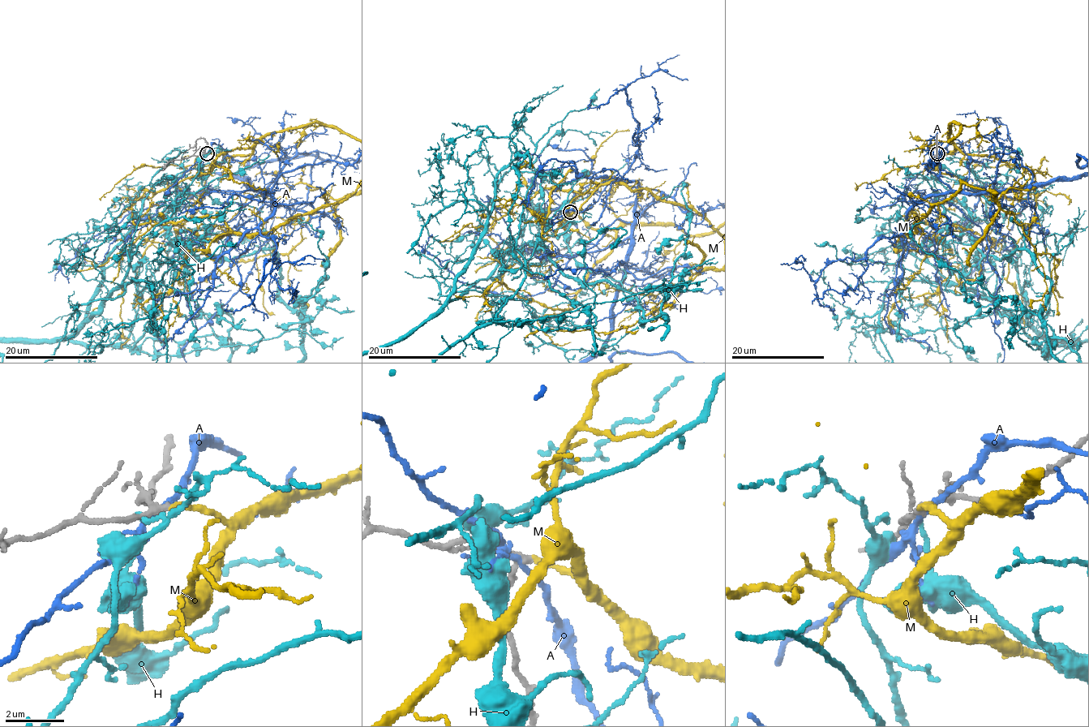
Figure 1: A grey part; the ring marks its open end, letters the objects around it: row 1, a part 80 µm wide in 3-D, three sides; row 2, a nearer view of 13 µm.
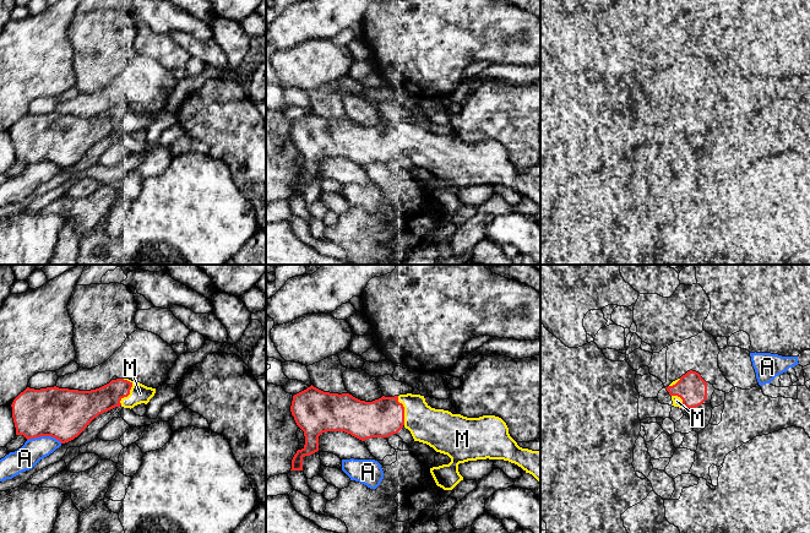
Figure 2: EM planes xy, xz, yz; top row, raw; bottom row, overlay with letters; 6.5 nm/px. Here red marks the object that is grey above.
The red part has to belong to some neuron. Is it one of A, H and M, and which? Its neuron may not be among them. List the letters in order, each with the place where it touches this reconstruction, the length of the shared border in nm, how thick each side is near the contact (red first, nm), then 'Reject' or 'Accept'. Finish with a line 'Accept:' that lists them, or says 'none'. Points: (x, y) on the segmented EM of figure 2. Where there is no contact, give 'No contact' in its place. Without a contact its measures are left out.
A: Touches red at xy (44, 435). Shared border 240 nm. Thickness 340 nm (red) against 160 nm. Reject
H: No contact. Reject
M: Touches red at xy (129, 392). Shared border 180 nm. Thickness 170 nm (red) against 130 nm. Accept
Accept: M

